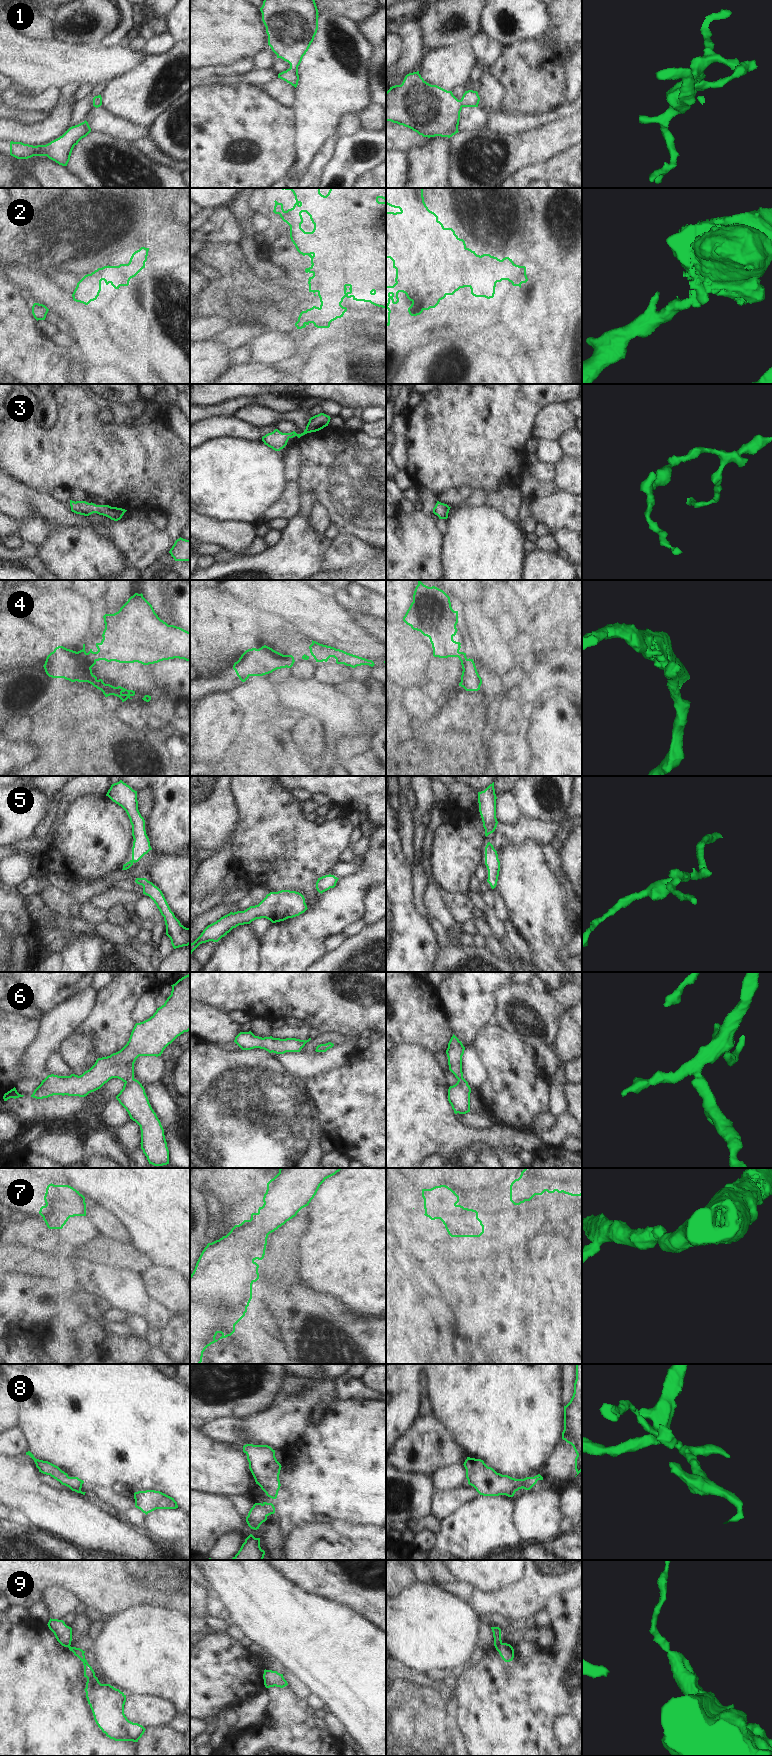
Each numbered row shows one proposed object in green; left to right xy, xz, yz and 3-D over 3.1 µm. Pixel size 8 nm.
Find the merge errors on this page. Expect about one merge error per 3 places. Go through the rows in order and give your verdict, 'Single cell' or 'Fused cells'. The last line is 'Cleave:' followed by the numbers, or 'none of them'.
1: Single cell
2: Single cell
3: Single cell
4: Fused cells
5: Single cell
6: Single cell
7: Single cell
8: Single cell
9: Fused cells
Cleave: 4, 9

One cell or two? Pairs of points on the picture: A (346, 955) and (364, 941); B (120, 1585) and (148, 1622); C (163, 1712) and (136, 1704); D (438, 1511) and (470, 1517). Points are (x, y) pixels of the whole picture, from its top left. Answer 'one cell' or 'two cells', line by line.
A: one cell
B: two cells
C: one cell
D: two cells

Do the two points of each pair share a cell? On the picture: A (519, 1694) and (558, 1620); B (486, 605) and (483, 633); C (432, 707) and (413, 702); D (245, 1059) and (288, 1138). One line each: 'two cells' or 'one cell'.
A: one cell
B: two cells
C: one cell
D: one cell

